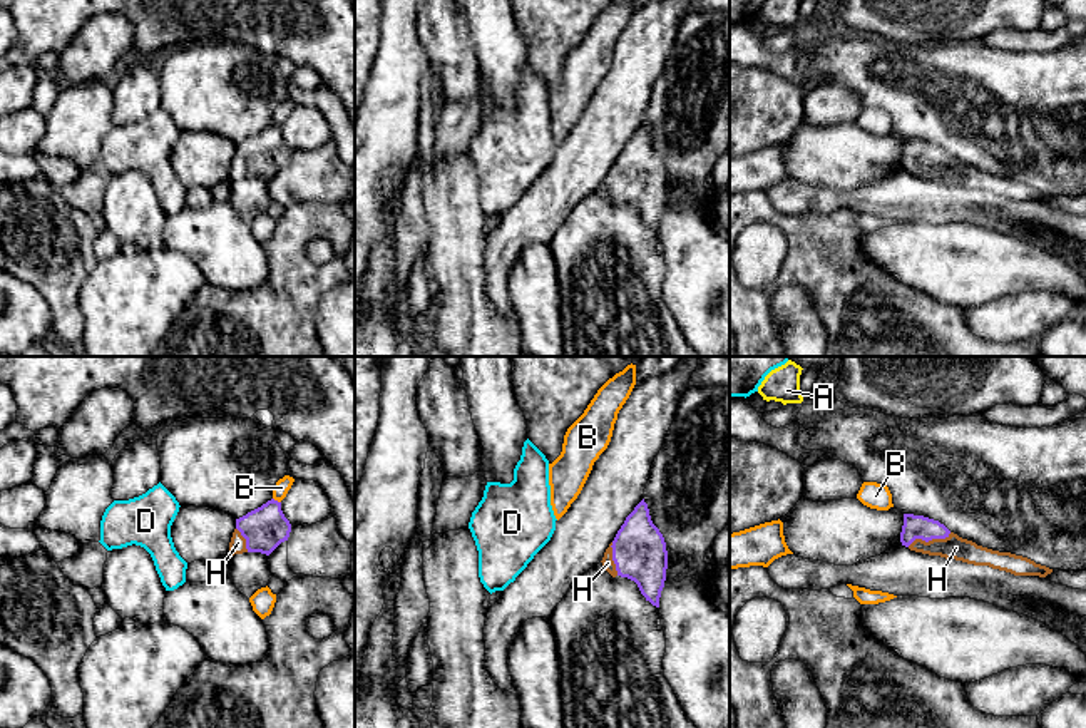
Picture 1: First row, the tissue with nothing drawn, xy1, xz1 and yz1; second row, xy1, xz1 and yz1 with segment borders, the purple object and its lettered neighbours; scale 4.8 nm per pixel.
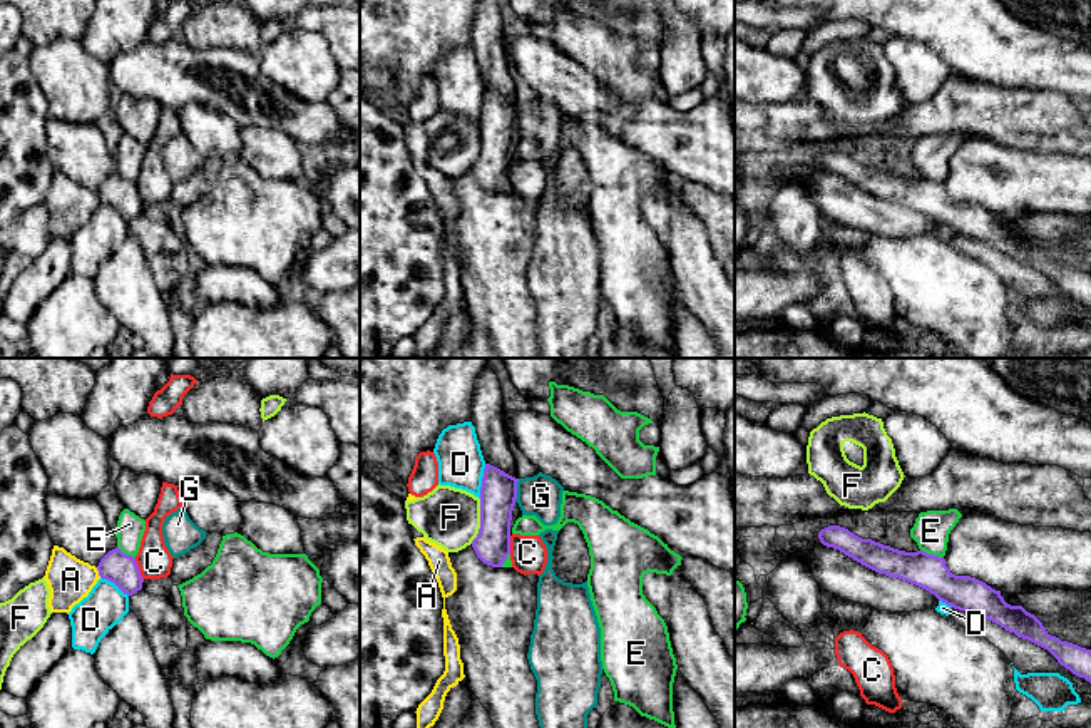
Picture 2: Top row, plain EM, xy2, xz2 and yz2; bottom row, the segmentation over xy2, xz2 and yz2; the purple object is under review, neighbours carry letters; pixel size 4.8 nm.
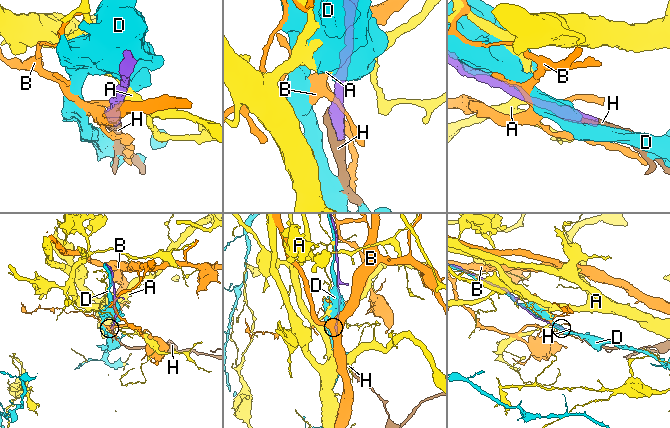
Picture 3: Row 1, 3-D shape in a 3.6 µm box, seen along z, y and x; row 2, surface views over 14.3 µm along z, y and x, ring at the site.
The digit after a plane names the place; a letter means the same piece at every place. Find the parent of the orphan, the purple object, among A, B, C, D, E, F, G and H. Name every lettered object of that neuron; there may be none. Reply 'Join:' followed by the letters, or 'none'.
Join: H

